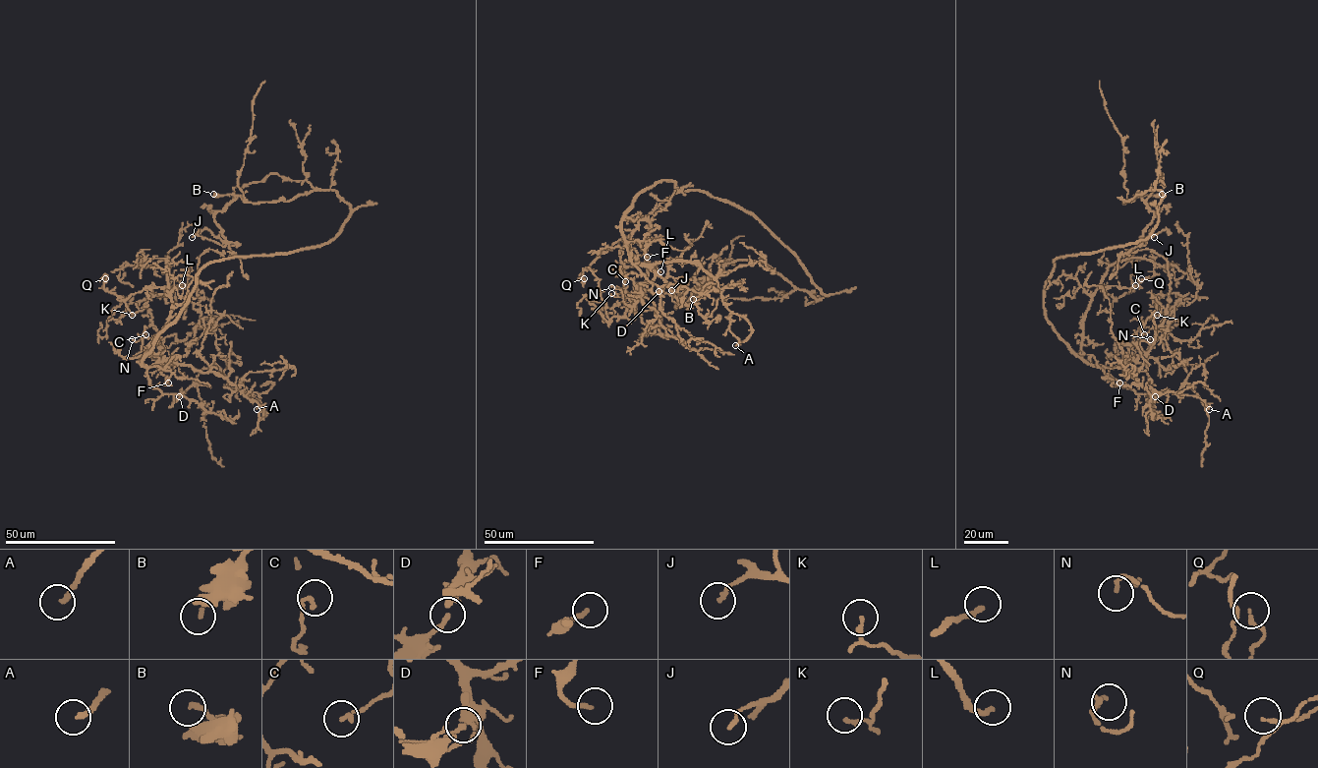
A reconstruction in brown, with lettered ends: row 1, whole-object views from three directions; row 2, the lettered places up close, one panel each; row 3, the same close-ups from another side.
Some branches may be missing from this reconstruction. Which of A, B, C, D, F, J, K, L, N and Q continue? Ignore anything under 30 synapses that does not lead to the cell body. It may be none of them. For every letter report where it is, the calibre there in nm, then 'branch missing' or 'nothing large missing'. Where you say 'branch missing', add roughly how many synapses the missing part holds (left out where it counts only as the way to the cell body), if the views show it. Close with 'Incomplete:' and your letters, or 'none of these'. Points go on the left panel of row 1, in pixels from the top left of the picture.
A: place (257, 409); calibre 180 nm; nothing large missing
B: place (213, 194); calibre 180 nm; nothing large missing
C: place (145, 334); calibre 150 nm; nothing large missing
D: place (179, 396); calibre 120 nm; nothing large missing
F: place (168, 383); calibre 180 nm; nothing large missing
J: place (192, 237); calibre 170 nm; nothing large missing
K: place (132, 315); calibre 120 nm; nothing large missing
L: place (182, 285); calibre 190 nm; branch missing; 35 synapses
N: place (132, 339); calibre 140 nm; nothing large missing
Q: place (105, 278); calibre 100 nm; nothing large missing
Incomplete: L

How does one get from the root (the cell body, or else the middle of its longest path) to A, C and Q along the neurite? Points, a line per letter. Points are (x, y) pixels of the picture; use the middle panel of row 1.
A: (716, 199), (658, 181), (637, 196), (622, 235), (645, 265), (688, 261), (713, 276), (735, 345)
C: (716, 199), (672, 181), (644, 189), (622, 235), (655, 276), (637, 288), (622, 273), (625, 281)
Q: (716, 199), (672, 181), (644, 189), (625, 215), (650, 223), (646, 244), (618, 240), (584, 278)

